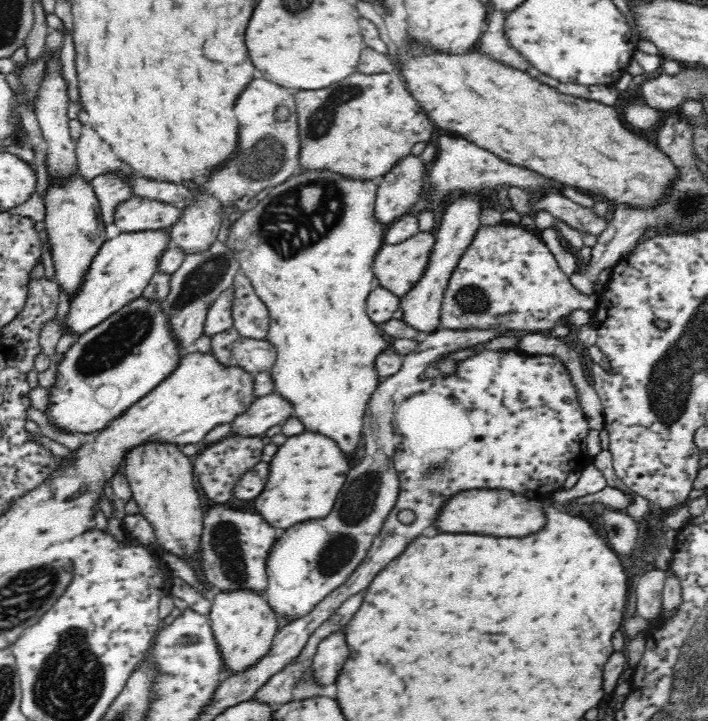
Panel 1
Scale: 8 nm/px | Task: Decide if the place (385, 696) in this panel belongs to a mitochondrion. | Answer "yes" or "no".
no

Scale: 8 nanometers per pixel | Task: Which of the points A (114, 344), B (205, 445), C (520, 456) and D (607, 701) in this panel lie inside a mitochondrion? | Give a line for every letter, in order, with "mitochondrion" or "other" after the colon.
A: mitochondrion
B: other
C: other
D: other

